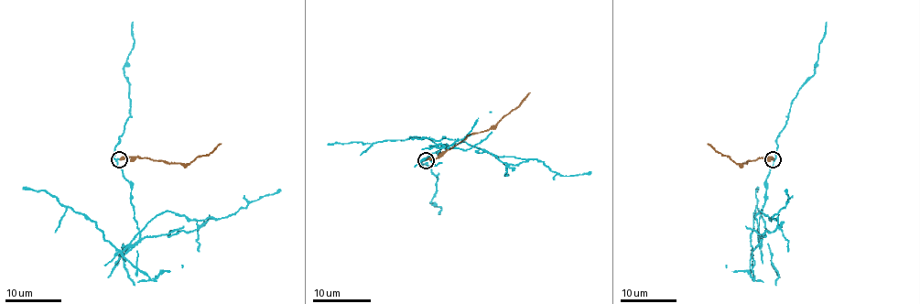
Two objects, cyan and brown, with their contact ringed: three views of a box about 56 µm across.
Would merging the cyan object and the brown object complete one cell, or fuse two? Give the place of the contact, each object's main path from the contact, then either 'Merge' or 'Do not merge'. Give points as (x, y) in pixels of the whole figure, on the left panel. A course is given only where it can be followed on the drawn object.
Place: (119, 159). Course of cyan: (119, 158), (116, 166), (129, 181), (134, 218), (141, 230), (163, 211), (191, 220), (224, 218), (281, 190). Course of brown: (119, 158), (186, 163), (199, 156), (206, 156), (221, 143). Do not merge

